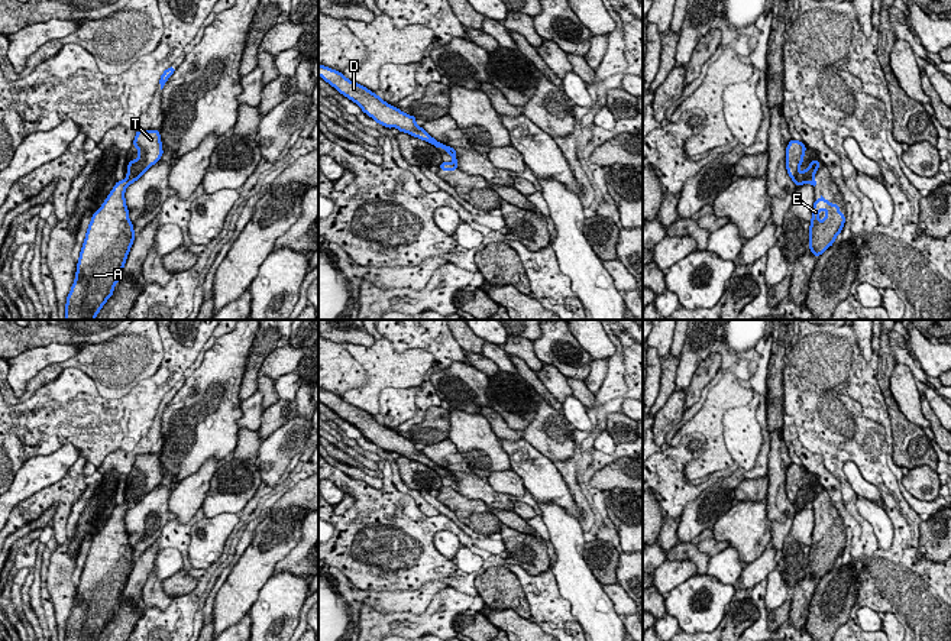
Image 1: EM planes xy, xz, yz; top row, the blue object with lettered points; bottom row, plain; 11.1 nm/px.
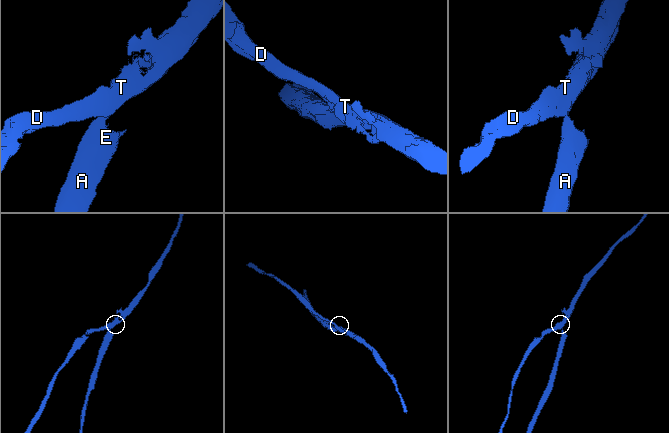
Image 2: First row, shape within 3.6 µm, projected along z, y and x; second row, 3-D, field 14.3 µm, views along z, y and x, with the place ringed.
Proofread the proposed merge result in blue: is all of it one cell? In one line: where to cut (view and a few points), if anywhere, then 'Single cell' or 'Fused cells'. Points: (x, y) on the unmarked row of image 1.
Split along xy (126, 501), (129, 507). Fused cells

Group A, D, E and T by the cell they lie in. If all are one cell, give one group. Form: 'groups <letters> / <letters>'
groups A E / D T

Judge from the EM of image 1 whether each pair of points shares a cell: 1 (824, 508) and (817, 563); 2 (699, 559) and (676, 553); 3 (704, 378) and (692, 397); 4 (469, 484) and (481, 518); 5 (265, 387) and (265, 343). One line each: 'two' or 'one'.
1: one
2: one
3: one
4: two
5: two

